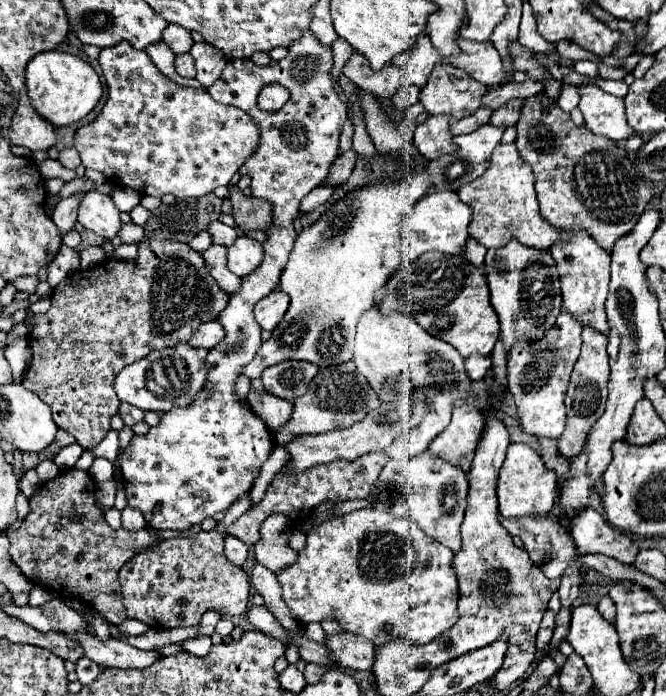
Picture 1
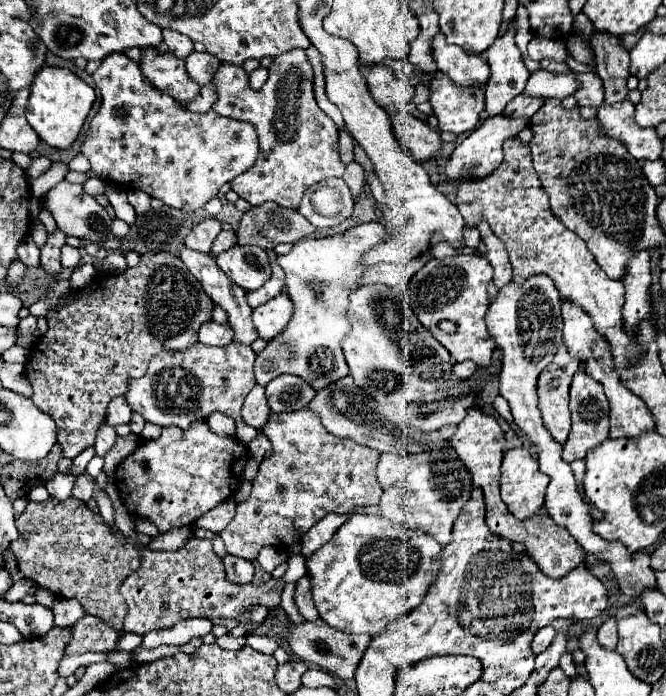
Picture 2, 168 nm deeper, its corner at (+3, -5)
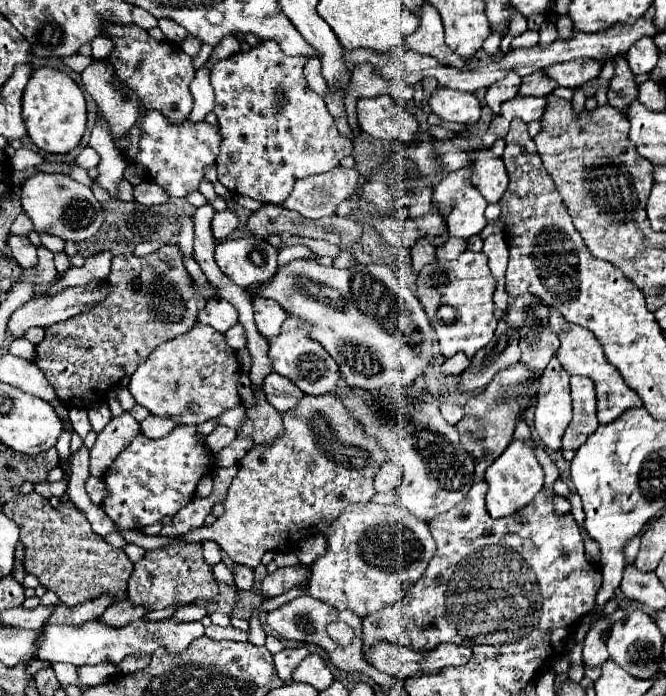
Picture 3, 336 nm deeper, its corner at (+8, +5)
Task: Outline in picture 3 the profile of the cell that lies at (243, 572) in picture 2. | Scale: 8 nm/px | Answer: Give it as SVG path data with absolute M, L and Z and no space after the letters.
M237 565L237 567L235 567L235 585L237 585L237 589L241 589L241 591L251 591L253 585L255 585L253 569L249 569L249 567L245 567L245 565Z

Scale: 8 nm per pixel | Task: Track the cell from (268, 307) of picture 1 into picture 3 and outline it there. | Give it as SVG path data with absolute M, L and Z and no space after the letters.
M257 297L253 299L253 311L255 311L255 325L257 331L269 339L275 337L281 331L283 321L287 319L287 313L281 309L281 305L277 305L277 301L273 299L263 299Z

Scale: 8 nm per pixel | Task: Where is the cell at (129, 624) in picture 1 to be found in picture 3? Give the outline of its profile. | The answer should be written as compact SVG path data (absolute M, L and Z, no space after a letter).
M191 603L191 605L181 607L181 609L173 615L173 619L177 619L177 621L201 621L205 615L207 615L207 609L205 609L203 605Z

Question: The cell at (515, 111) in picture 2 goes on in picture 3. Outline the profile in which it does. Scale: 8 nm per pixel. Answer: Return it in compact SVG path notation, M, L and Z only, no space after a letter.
M535 71L527 77L523 77L523 83L521 83L521 89L519 89L519 95L535 95L535 97L547 97L551 95L551 91L555 89L555 81L551 81L551 77L547 77L547 73L541 71Z

